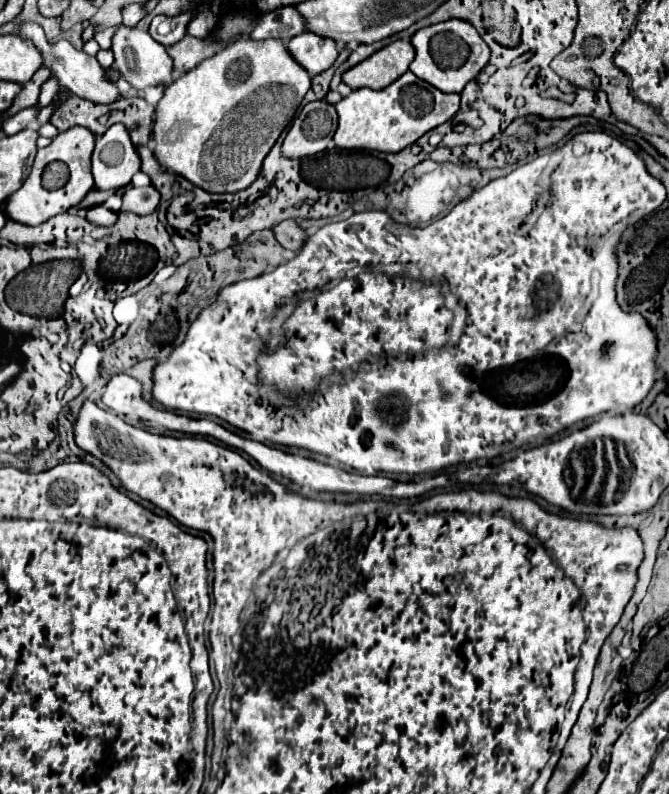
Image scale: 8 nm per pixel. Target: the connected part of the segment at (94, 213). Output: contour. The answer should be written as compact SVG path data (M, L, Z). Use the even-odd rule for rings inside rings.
M96 205L96 207L88 209L86 219L88 219L92 225L96 225L96 227L110 227L110 225L114 225L114 223L118 221L118 213L108 211L108 209L102 207L102 205Z

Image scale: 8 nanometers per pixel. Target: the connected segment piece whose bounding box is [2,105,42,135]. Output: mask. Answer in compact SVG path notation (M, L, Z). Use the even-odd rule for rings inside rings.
M34 105L34 107L22 109L20 113L16 113L14 117L10 117L8 121L4 121L2 131L4 131L6 135L14 135L14 133L18 133L18 131L26 129L26 127L30 125L30 121L32 121L32 119L36 119L36 115L40 113L40 109L42 109L40 105Z

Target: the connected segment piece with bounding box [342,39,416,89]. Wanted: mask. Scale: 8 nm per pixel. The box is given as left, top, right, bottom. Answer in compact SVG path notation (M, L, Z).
M394 41L350 71L342 75L342 81L350 85L352 89L370 87L370 89L384 89L392 81L396 81L400 75L404 75L414 59L416 51L410 41Z

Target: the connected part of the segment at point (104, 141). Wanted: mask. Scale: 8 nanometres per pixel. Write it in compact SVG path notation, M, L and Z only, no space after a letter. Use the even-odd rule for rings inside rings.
M122 123L112 125L104 135L96 137L92 153L92 175L96 189L128 187L140 171L140 155Z

